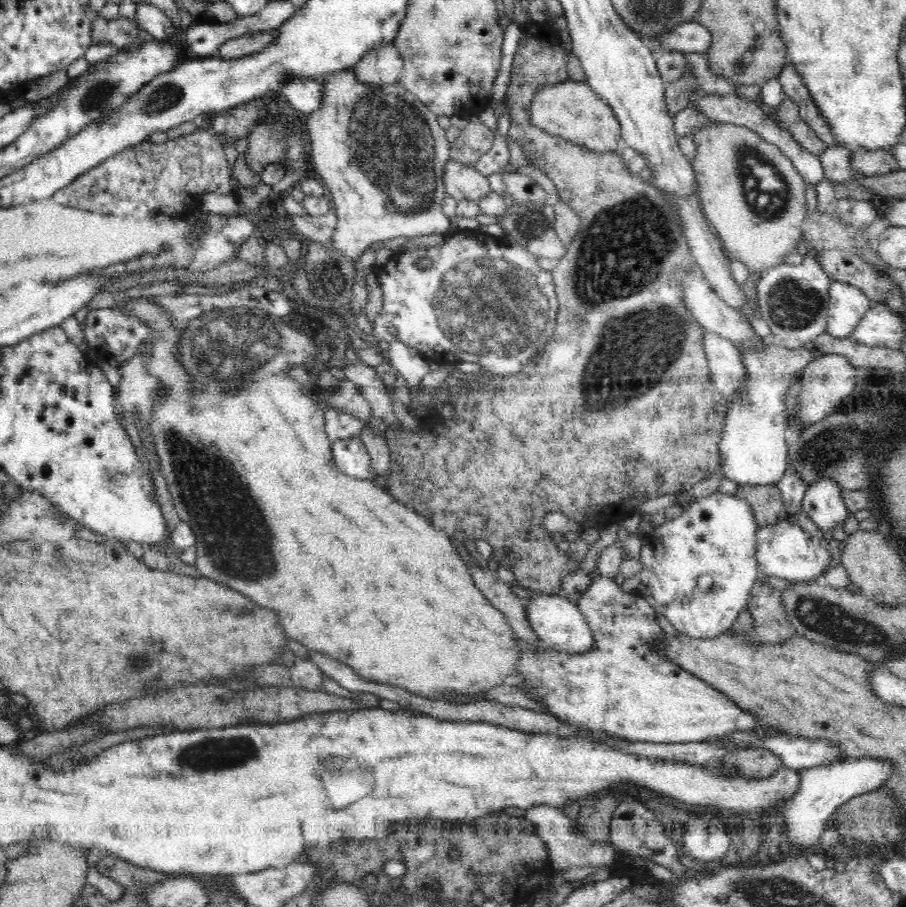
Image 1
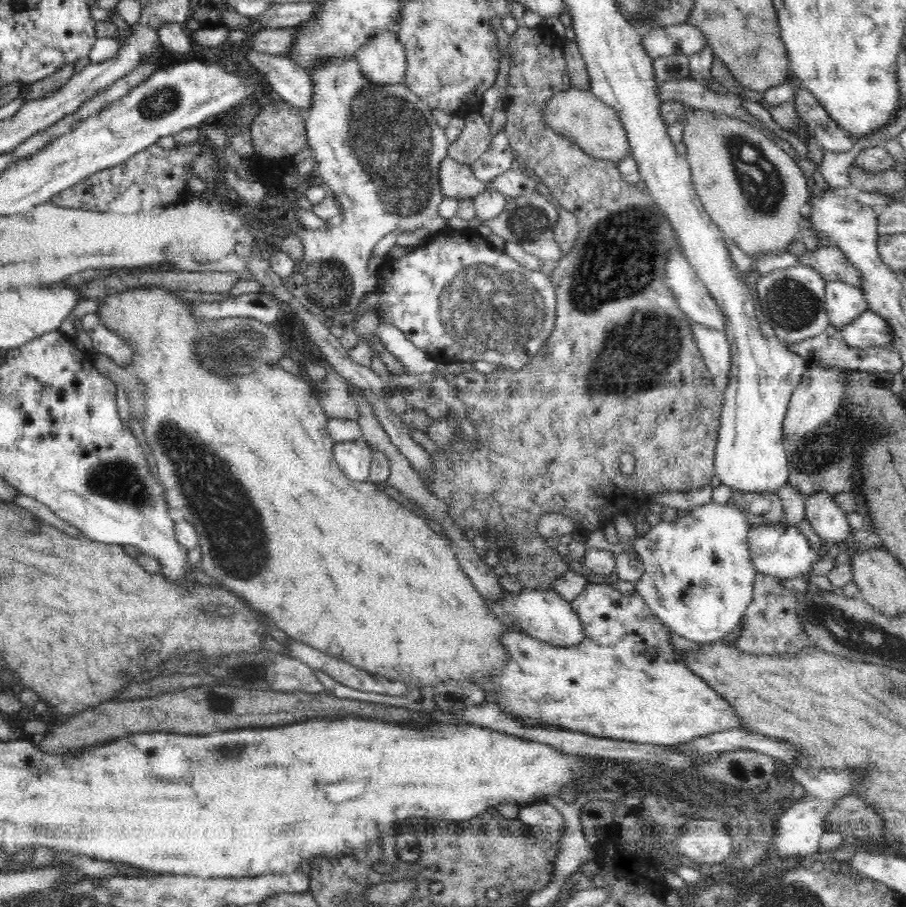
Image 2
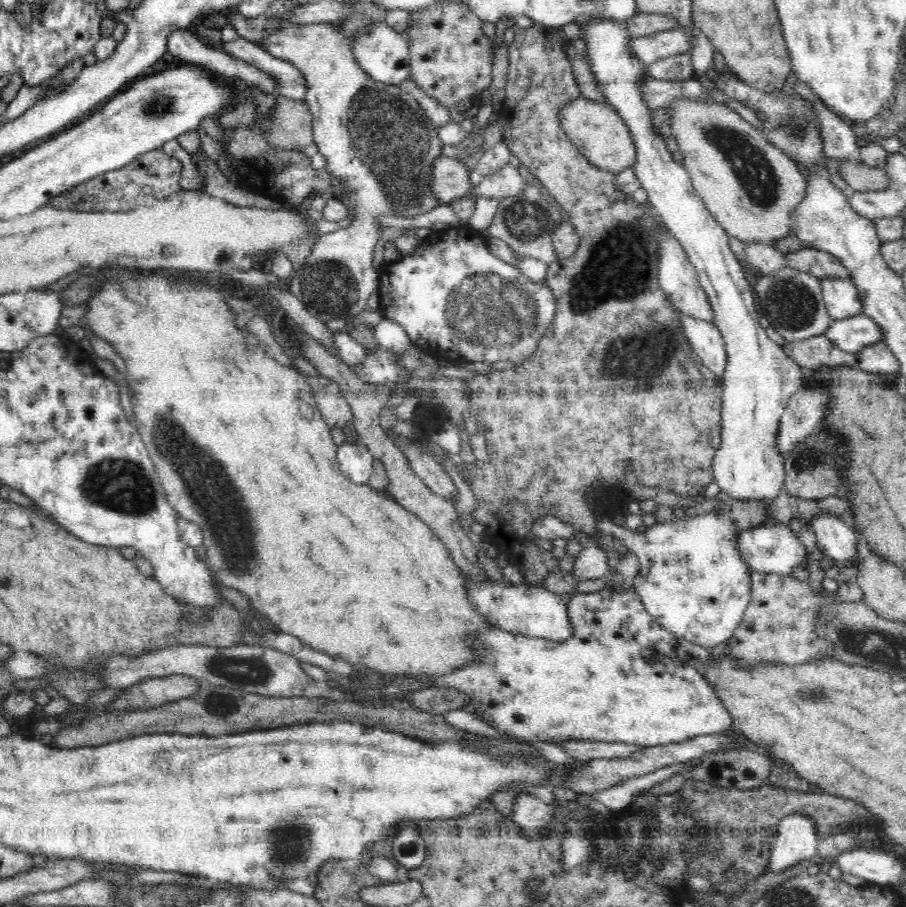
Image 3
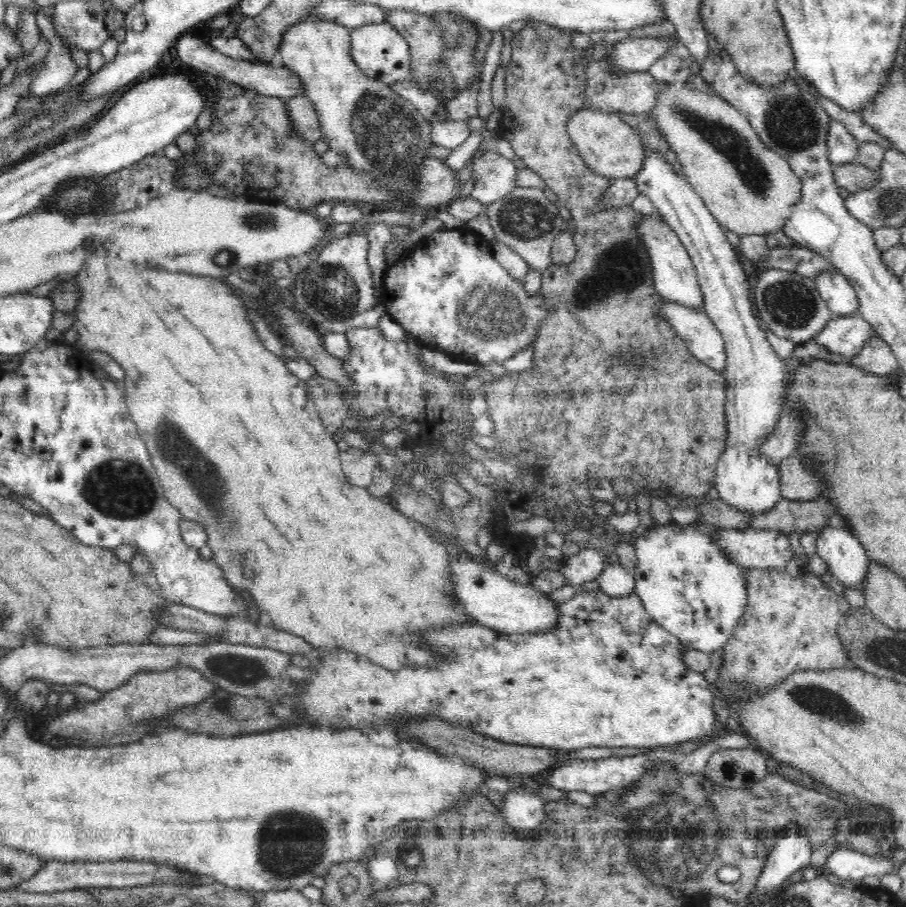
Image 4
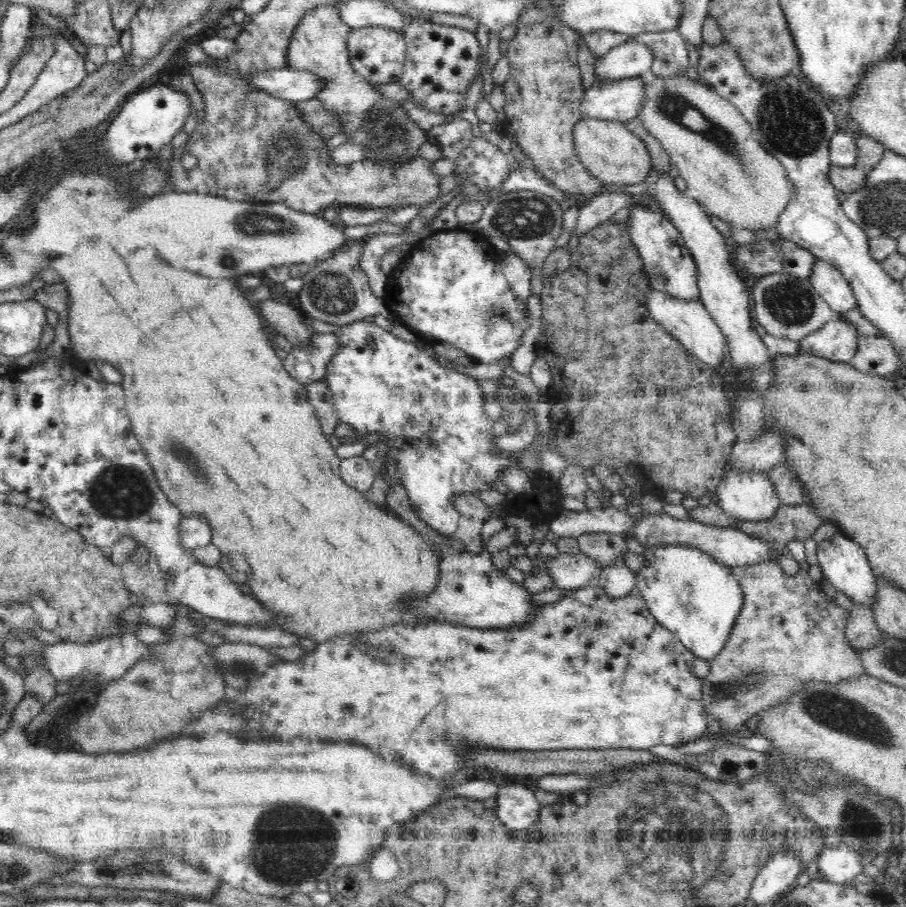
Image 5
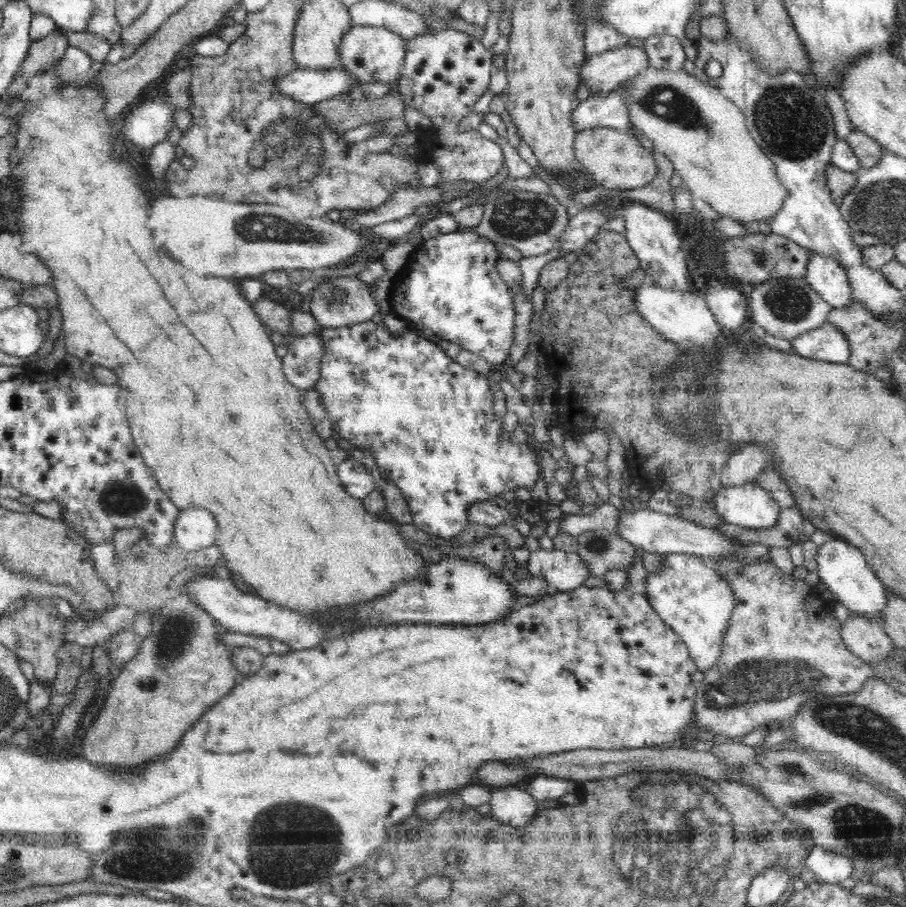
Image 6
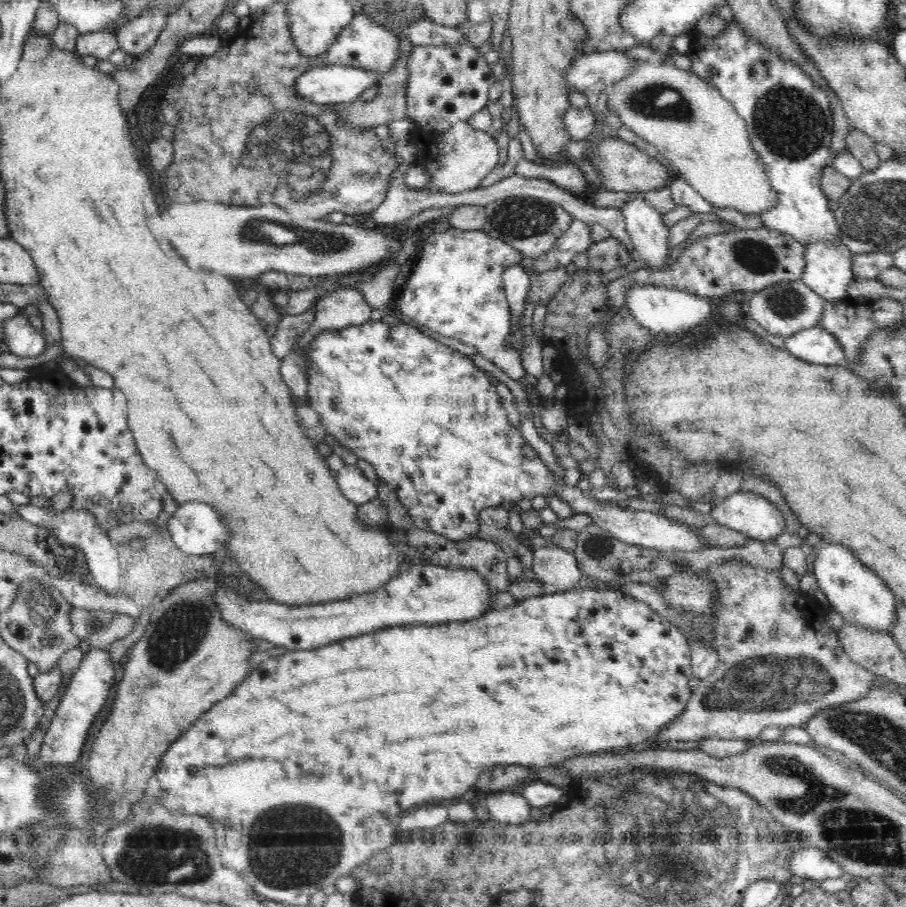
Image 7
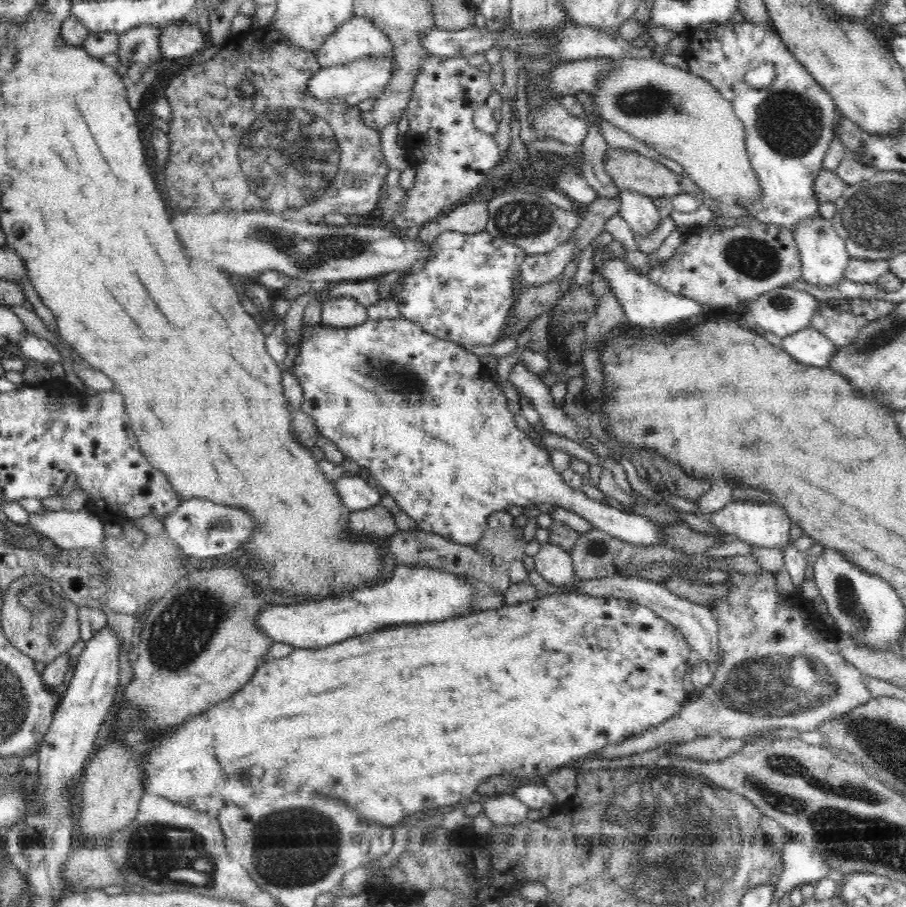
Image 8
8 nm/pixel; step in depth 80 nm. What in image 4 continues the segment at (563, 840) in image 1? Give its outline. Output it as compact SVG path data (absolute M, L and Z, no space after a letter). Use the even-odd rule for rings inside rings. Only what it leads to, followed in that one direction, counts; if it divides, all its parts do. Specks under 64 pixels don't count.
M520 789L504 794L504 802L500 806L506 824L518 830L536 828L546 820L545 801L530 790Z

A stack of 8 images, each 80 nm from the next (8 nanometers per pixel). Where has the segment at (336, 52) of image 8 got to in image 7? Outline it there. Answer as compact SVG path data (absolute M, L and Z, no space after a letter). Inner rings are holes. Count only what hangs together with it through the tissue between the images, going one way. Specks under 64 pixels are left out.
M356 15L345 26L343 32L330 46L328 52L324 56L320 56L320 62L322 66L352 66L362 70L374 71L376 75L380 75L380 78L383 79L396 65L398 55L400 55L400 48L399 39L391 30L383 28L383 26L376 24L364 15Z

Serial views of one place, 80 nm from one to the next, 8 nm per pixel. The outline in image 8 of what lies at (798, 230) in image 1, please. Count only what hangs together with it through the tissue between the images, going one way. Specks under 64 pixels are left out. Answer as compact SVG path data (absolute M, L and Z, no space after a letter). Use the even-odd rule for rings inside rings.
M628 57L624 59L616 59L616 68L611 74L607 75L604 80L601 79L599 86L594 90L593 103L599 106L598 113L602 116L605 122L610 122L614 126L628 132L634 138L642 140L646 145L652 146L658 153L675 160L683 168L684 174L692 179L696 186L704 193L707 197L716 199L716 202L729 201L736 204L742 205L742 202L747 204L754 204L760 196L762 196L762 187L758 183L758 177L756 177L756 171L752 168L750 163L750 155L747 154L745 146L745 132L744 123L738 119L733 111L732 105L716 90L716 87L709 84L706 80L691 74L688 70L680 70L680 68L673 68L672 66L666 65L659 58L640 58L640 57Z

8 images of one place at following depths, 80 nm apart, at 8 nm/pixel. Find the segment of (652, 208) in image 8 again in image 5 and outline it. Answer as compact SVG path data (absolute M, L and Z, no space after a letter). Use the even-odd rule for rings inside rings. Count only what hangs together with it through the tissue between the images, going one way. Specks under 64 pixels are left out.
M634 208L628 218L628 233L640 253L640 258L644 261L644 269L646 269L652 289L684 300L699 298L695 262L689 250L684 248L684 239L680 231L662 211Z

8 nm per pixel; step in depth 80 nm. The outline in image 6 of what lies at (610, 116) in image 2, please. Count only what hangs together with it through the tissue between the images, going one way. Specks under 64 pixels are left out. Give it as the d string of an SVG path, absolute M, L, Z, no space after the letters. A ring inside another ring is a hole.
M595 126L579 130L575 135L573 148L576 159L598 186L633 193L637 188L650 184L656 176L653 154L632 133L612 127Z

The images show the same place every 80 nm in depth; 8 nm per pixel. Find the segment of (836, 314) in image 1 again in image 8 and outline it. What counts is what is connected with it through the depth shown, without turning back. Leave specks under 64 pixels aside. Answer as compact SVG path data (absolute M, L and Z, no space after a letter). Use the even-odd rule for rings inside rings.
M804 218L794 228L794 241L798 247L801 258L801 278L804 281L820 286L832 287L840 285L844 278L844 270L851 259L846 250L844 241L836 234L834 225L824 218Z

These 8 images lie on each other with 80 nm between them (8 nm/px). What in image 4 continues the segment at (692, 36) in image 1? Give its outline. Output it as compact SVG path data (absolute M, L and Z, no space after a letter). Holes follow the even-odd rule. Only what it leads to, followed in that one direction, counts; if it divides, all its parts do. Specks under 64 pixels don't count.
M626 38L614 46L610 54L611 68L627 74L649 71L652 64L674 46L671 38Z

